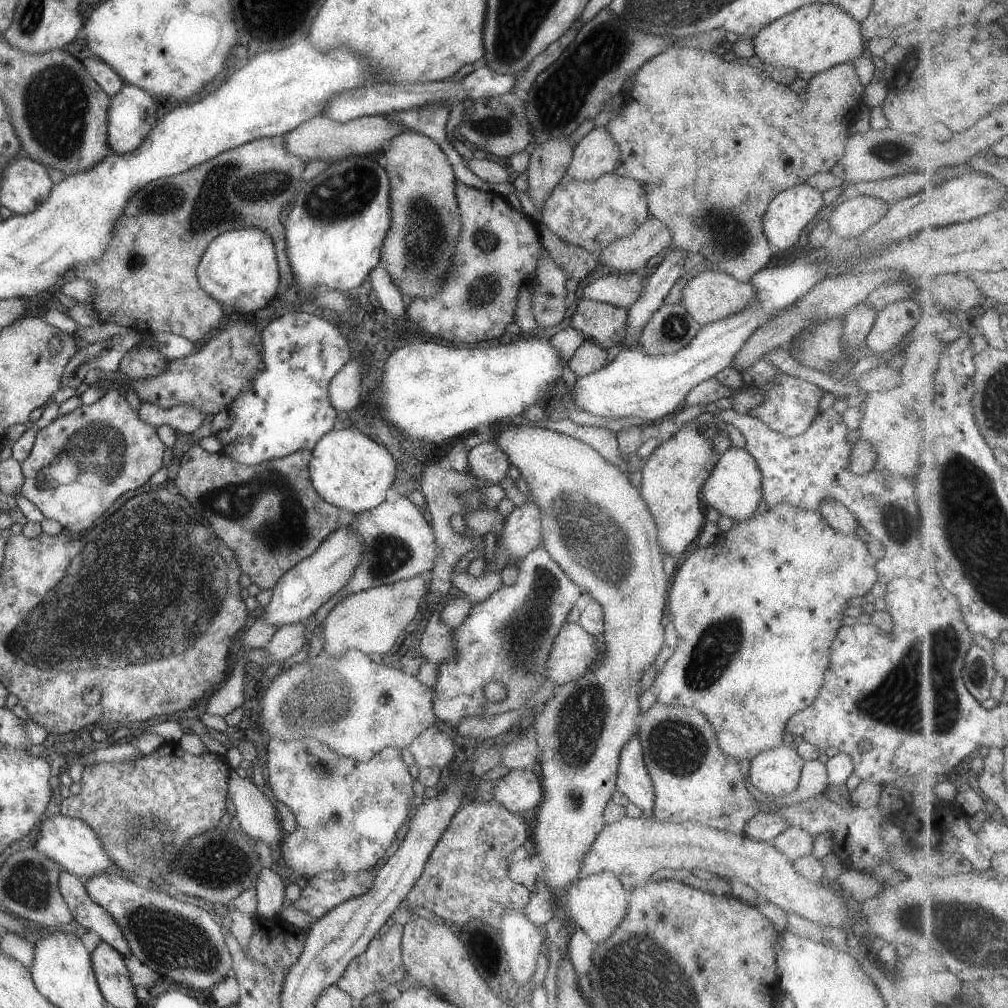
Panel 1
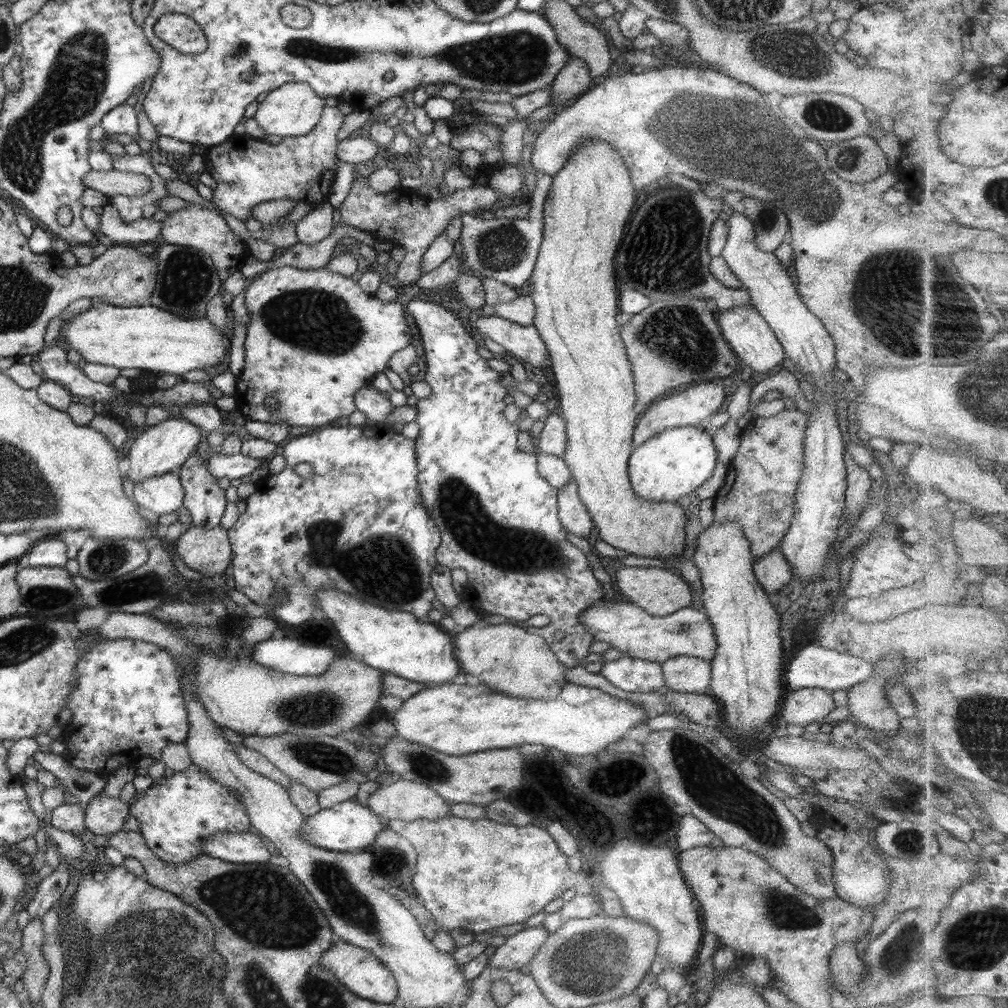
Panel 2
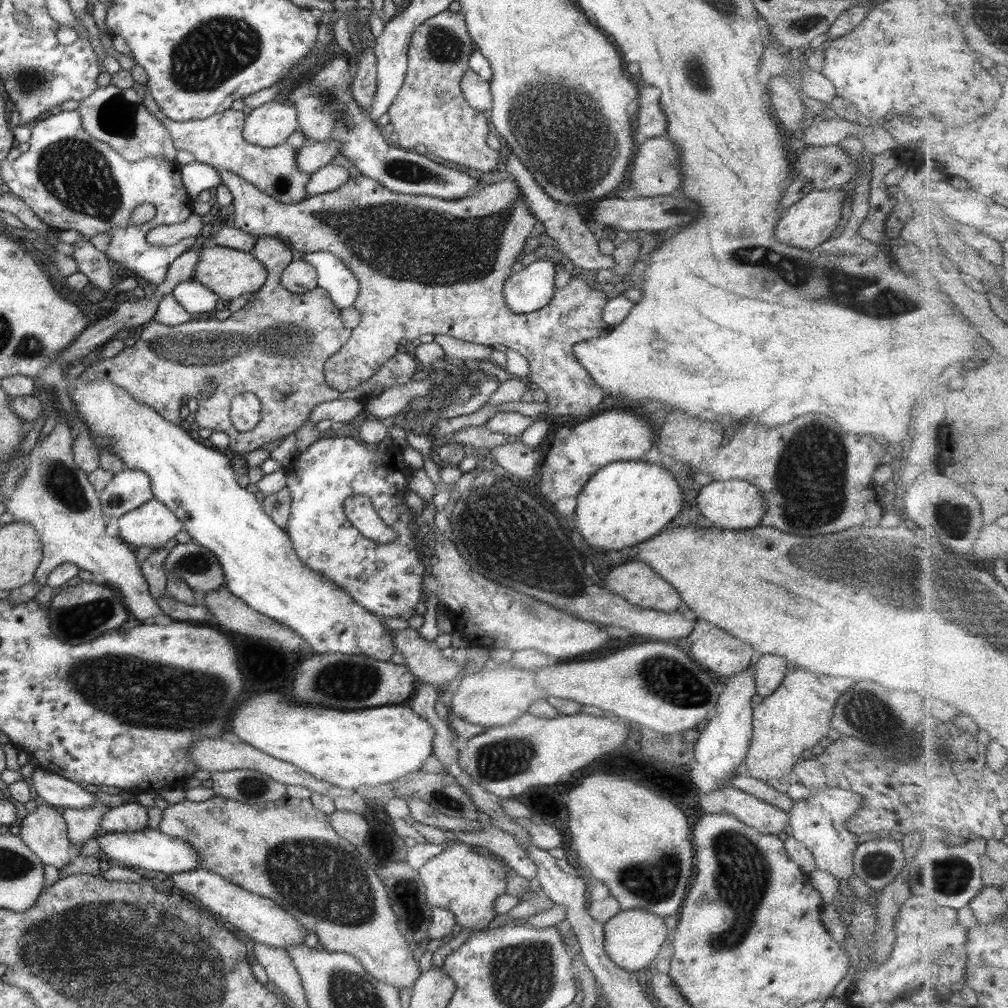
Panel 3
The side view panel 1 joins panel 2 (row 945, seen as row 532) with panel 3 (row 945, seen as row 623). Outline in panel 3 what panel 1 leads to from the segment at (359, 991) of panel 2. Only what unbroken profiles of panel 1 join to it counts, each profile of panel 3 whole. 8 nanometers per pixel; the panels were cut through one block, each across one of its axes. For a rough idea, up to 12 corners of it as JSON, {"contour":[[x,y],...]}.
{"contour":[[197,868],[174,889],[254,942],[303,942],[301,923],[271,899]]}

